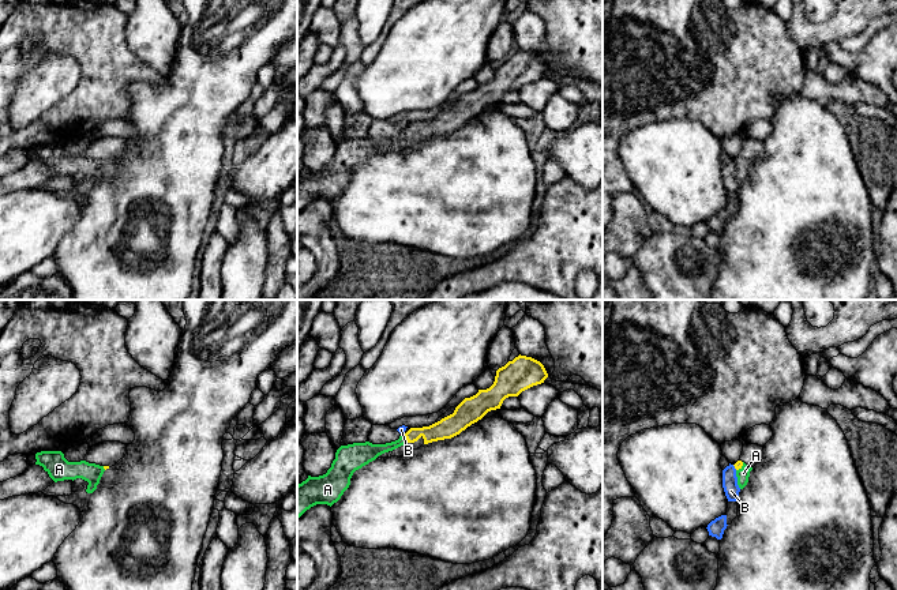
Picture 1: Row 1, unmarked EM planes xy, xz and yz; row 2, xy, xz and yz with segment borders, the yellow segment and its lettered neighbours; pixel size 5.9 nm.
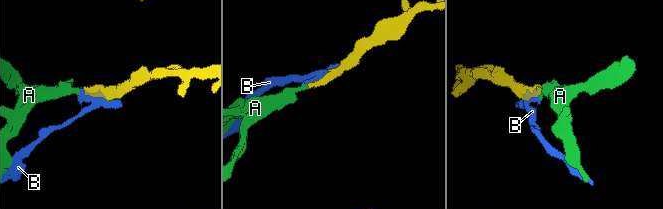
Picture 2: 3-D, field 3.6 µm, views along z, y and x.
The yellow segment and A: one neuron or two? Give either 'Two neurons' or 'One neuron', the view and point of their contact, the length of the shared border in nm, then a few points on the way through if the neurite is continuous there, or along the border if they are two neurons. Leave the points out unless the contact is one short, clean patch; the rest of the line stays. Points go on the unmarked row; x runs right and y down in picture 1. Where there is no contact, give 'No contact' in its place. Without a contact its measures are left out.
One neuron. Touches yellow at xz (406, 134). Shared border 60 nm. Path across: xz (446, 123), (416, 127), (406, 134), (383, 143), (367, 146)

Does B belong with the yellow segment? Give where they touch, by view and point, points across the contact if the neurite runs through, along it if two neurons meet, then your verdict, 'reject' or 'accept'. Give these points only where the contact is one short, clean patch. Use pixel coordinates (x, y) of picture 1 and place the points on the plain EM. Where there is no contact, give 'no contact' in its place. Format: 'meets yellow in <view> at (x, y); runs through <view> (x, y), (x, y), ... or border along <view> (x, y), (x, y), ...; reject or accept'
meets yellow in yz at (735, 162); reject

